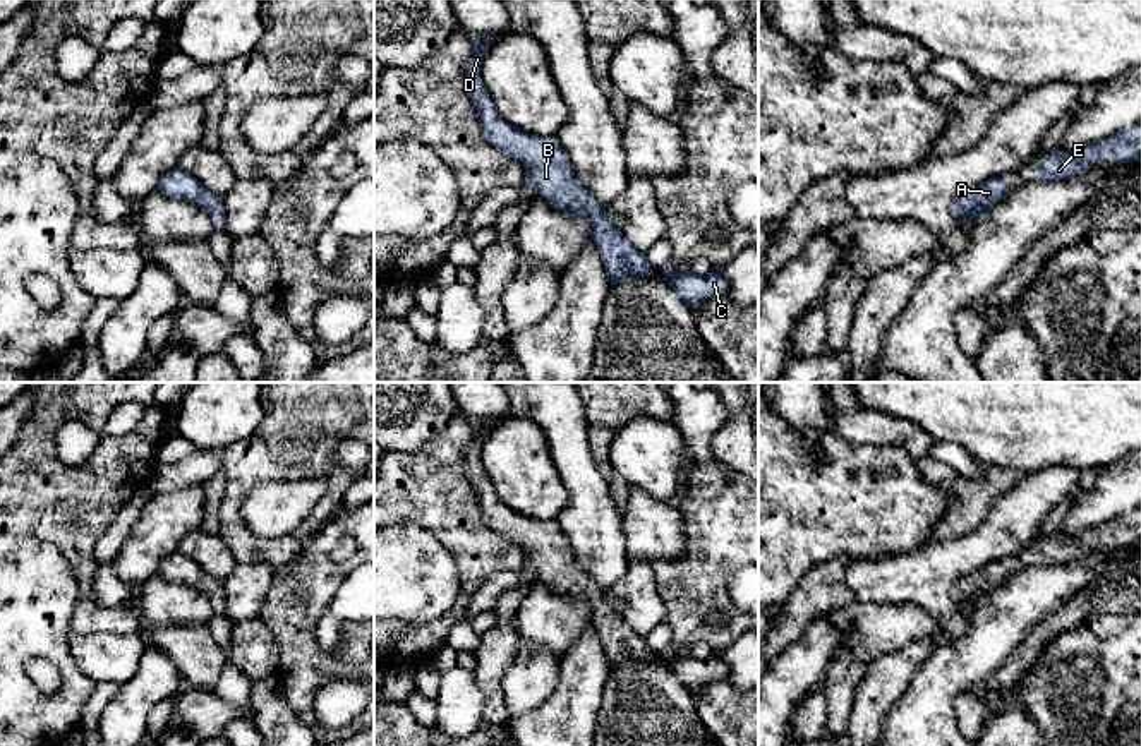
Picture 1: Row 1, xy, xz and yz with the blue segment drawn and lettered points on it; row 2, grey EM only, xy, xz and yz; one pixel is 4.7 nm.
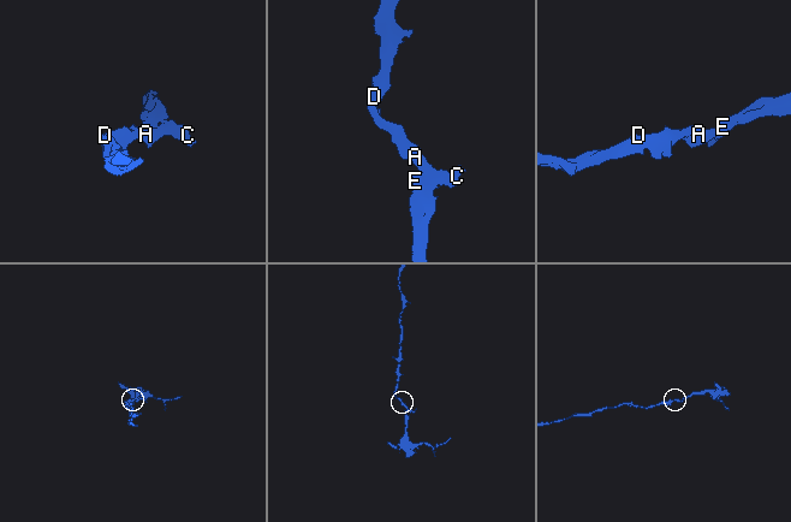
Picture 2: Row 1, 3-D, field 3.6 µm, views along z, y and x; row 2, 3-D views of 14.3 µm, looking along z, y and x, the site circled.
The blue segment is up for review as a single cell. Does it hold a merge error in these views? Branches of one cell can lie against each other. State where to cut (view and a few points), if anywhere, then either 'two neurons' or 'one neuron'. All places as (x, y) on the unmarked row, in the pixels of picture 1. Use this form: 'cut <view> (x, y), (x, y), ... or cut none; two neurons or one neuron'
cut none; one neuron

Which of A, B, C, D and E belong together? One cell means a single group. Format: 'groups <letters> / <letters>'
groups A B C D E

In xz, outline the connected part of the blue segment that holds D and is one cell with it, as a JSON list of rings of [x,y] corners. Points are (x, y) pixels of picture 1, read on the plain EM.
[[[484,422],[475,425],[472,441],[465,453],[465,465],[463,465],[465,477],[470,482],[472,489],[475,490],[477,499],[482,506],[486,525],[492,532],[506,537],[508,540],[515,542],[525,550],[530,576],[540,578],[559,597],[564,597],[568,600],[589,602],[592,605],[590,624],[597,631],[597,636],[602,643],[611,671],[626,664],[645,660],[650,653],[654,653],[649,648],[645,638],[637,635],[623,621],[623,617],[607,604],[606,592],[601,587],[597,587],[595,581],[577,564],[573,552],[570,550],[568,538],[564,532],[559,528],[559,525],[556,521],[530,520],[516,513],[515,509],[504,506],[498,499],[492,484],[489,482],[480,461],[482,442],[489,434],[491,425],[492,422]]]

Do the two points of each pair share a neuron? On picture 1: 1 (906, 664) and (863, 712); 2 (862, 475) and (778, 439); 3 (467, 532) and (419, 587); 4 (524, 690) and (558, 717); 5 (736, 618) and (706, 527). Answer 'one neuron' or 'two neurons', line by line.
1: one neuron
2: one neuron
3: two neurons
4: two neurons
5: one neuron

